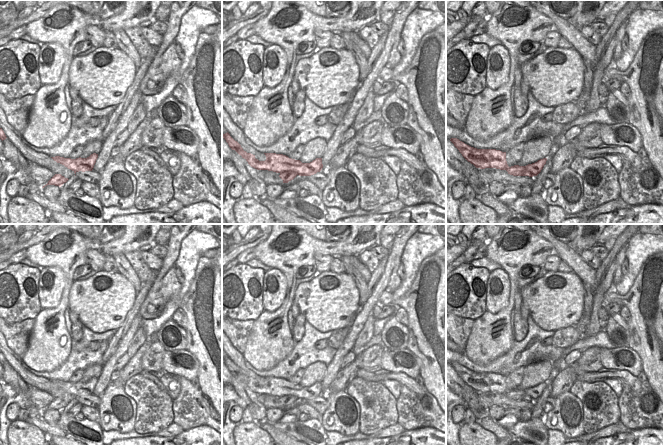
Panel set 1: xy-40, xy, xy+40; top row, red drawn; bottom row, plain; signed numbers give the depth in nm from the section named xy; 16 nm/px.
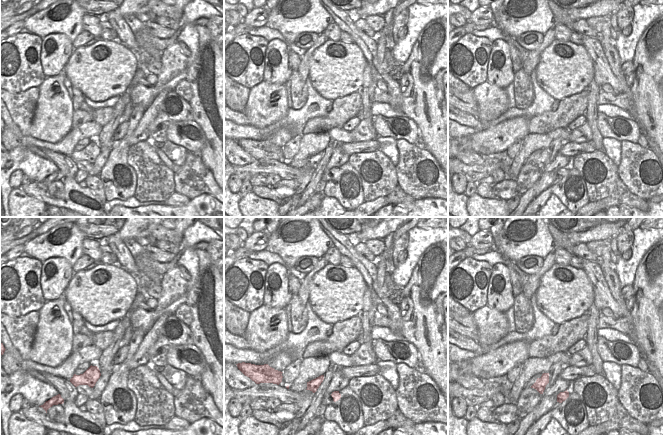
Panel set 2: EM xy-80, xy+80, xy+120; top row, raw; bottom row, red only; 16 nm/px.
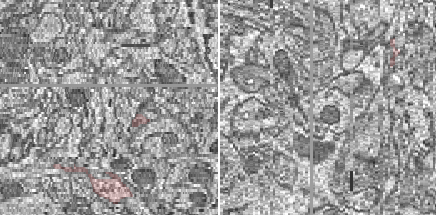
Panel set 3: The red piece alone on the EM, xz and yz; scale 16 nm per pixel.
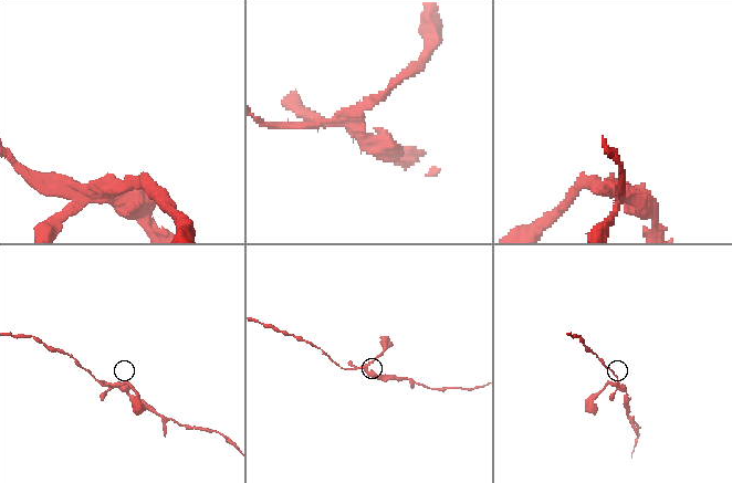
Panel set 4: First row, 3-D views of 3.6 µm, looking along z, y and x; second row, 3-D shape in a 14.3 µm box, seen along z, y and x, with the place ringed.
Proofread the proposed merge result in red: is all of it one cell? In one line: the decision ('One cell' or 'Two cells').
One cell.

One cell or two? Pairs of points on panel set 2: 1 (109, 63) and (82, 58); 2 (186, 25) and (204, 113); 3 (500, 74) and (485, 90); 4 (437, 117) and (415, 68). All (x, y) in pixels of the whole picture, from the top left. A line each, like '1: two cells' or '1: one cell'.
1: one cell
2: two cells
3: two cells
4: one cell

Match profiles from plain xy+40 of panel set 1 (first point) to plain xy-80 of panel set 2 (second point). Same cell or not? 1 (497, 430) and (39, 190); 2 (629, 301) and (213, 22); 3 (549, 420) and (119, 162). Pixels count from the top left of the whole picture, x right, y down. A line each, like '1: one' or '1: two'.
1: two
2: two
3: one

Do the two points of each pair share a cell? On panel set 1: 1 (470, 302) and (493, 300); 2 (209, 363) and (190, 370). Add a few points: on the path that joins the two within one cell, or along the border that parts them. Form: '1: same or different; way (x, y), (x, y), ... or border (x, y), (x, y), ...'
1: different; border (488, 278), (486, 310)
2: different; border (186, 349), (198, 362), (197, 376)

